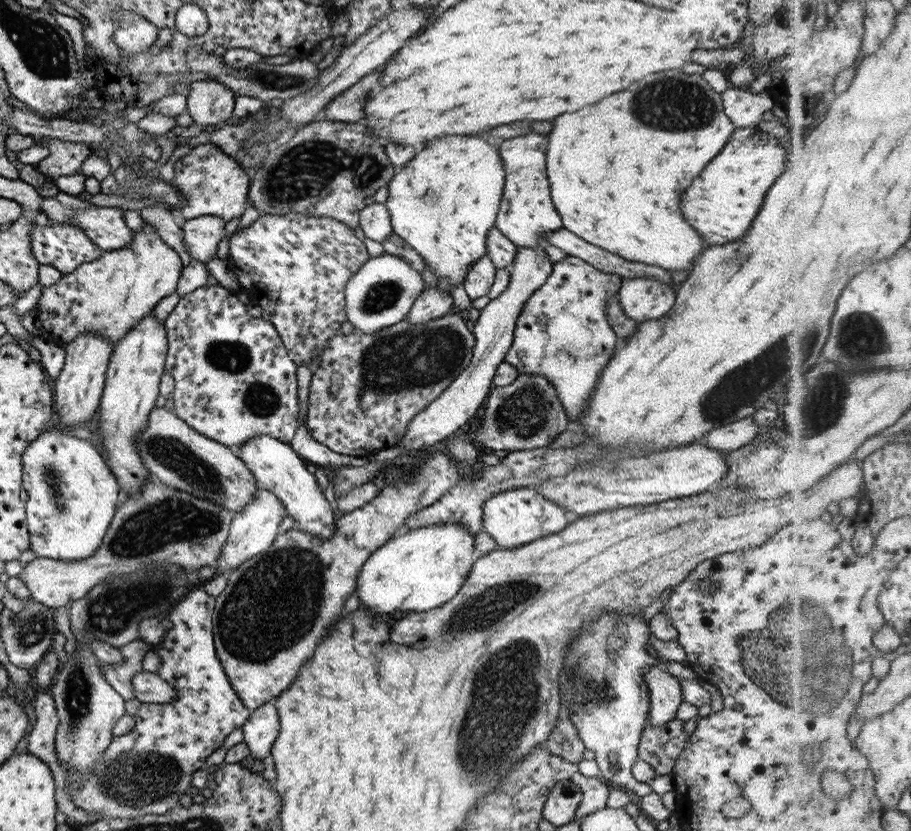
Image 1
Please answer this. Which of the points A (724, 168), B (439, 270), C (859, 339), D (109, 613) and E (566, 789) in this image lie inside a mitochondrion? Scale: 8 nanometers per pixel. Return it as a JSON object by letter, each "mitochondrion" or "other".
{"A":"other","B":"other","C":"mitochondrion","D":"mitochondrion","E":"mitochondrion"}

